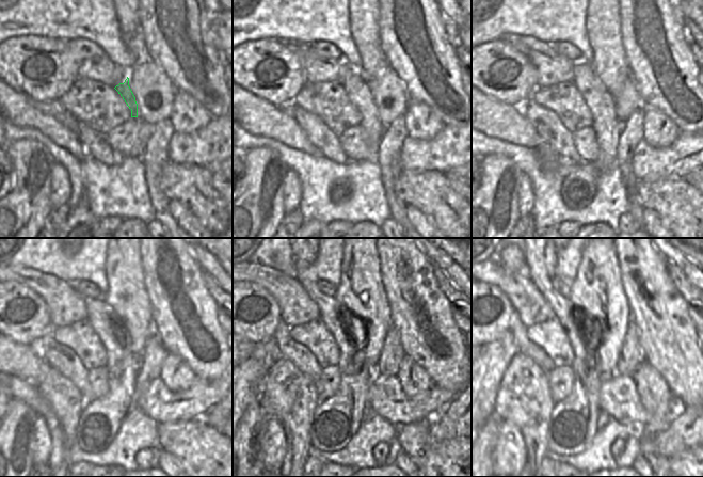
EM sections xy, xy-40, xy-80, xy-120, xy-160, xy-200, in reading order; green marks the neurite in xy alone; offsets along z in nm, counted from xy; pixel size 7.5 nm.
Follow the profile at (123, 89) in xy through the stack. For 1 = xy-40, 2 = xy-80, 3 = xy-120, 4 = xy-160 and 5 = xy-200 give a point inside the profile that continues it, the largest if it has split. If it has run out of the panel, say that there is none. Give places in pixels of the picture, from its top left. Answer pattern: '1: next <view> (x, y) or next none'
1: next xy-40 (357, 90)
2: next xy-80 (578, 188)
3: next xy-120 (99, 422)
4: next xy-160 (336, 419)
5: next xy-200 (572, 426)

